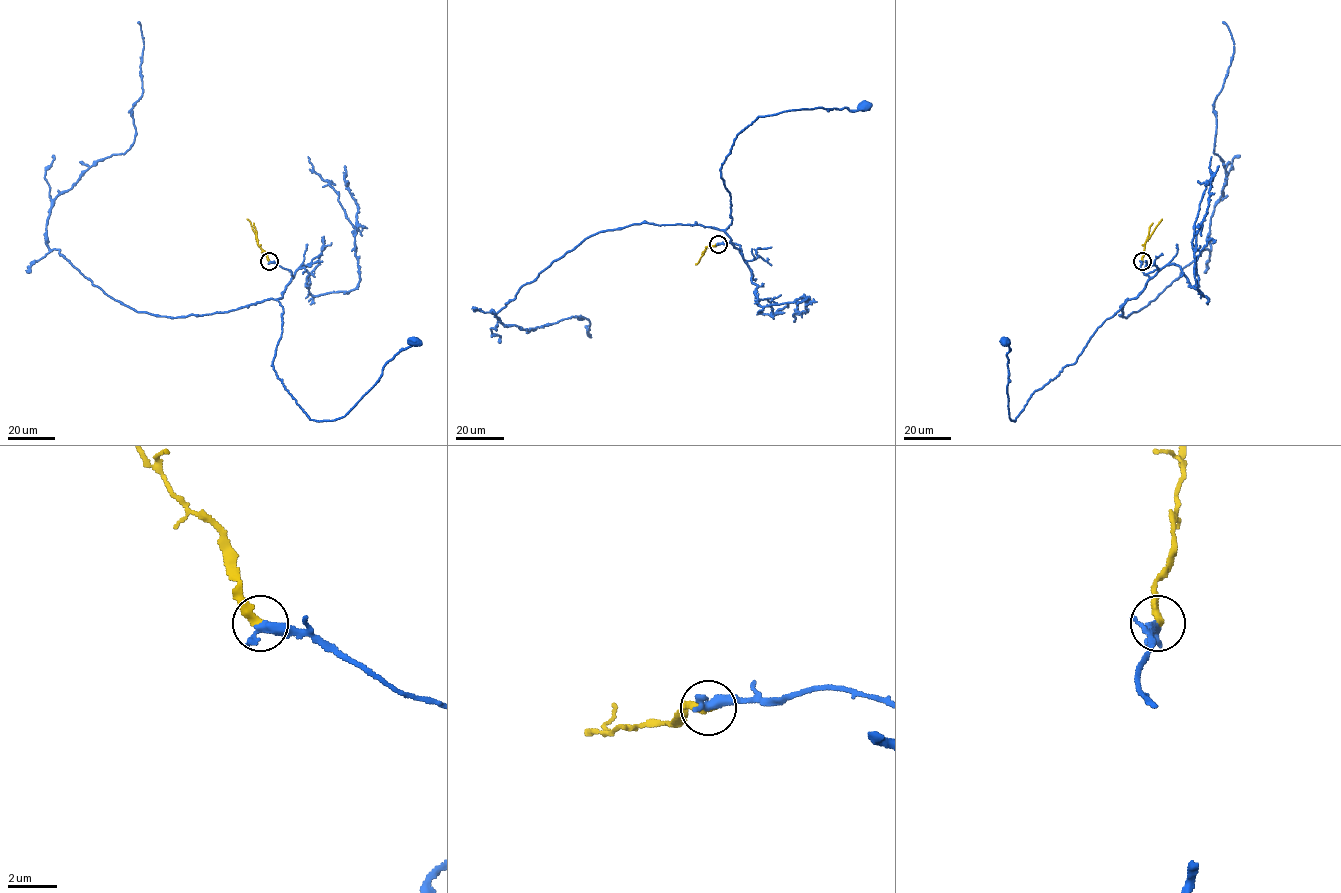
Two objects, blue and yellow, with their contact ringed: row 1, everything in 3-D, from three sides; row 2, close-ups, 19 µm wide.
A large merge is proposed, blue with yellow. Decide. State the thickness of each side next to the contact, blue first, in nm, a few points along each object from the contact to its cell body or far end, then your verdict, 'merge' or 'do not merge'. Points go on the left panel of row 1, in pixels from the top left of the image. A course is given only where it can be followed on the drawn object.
calibres 480 and 360 nm; course blue (269, 261), (292, 275), (275, 299), (284, 313), (272, 364), (311, 420), (343, 417), (382, 367), (414, 342); course yellow (269, 261), (247, 219); merge

